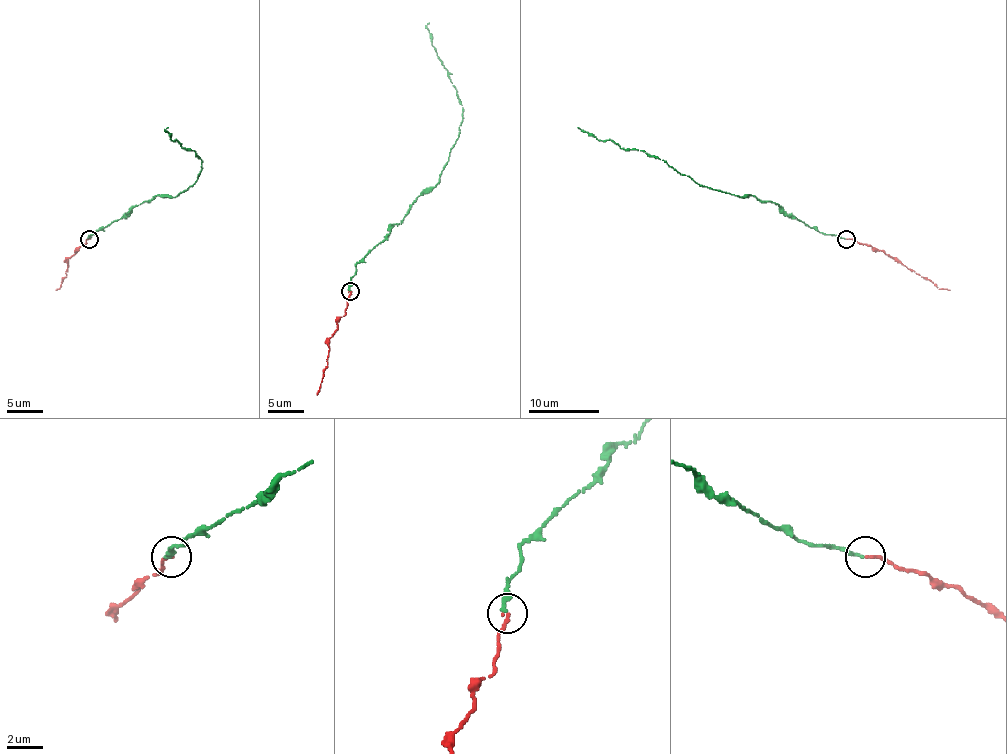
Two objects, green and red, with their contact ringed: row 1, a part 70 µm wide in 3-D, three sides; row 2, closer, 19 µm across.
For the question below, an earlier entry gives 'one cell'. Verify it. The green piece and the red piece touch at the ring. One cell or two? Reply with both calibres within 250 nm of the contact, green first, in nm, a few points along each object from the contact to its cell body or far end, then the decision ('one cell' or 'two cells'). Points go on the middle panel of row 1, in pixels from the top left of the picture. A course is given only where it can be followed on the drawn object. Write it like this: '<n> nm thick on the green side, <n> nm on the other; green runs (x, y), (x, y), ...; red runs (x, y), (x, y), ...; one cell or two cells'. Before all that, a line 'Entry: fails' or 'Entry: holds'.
Entry: holds
260 nm thick on the green side, 220 nm on the other; green runs (350, 291), (355, 266), (438, 181), (459, 133), (463, 107), (431, 43), (429, 22); red runs (350, 291), (346, 310), (329, 344), (327, 365), (316, 395); one cell

